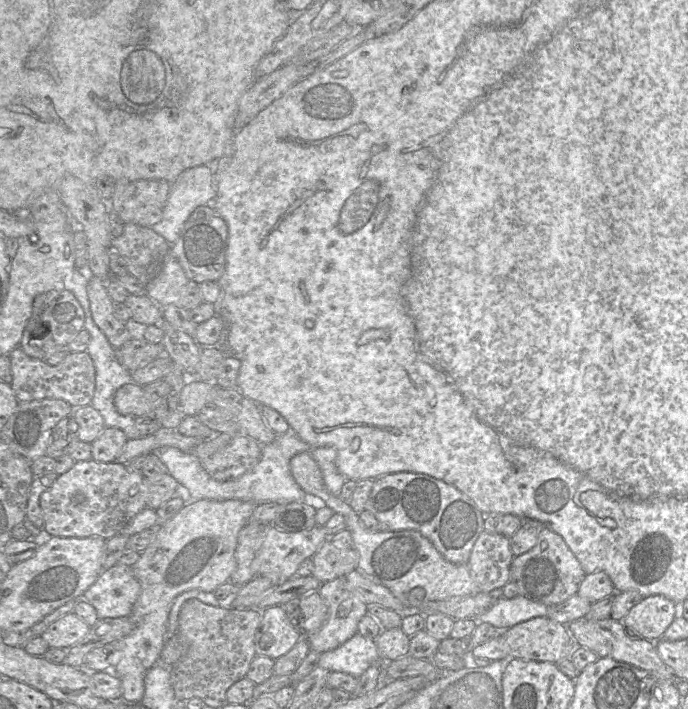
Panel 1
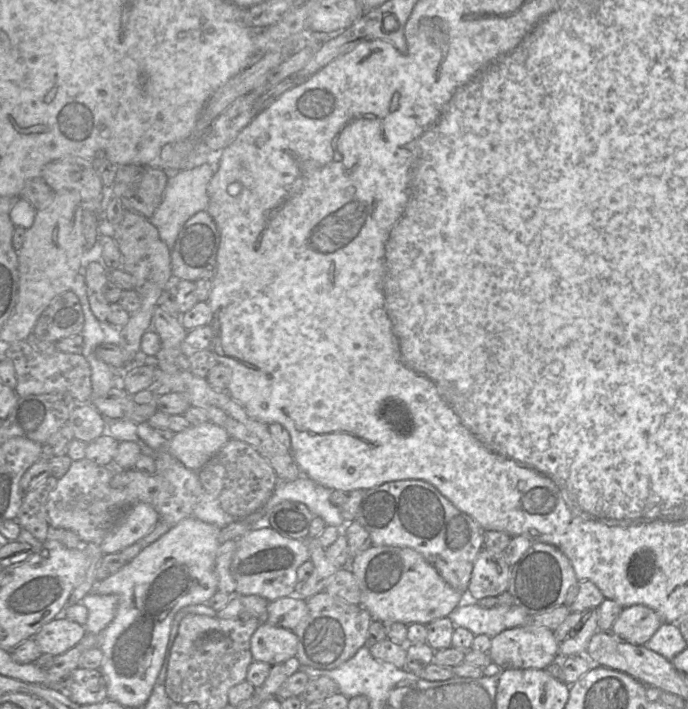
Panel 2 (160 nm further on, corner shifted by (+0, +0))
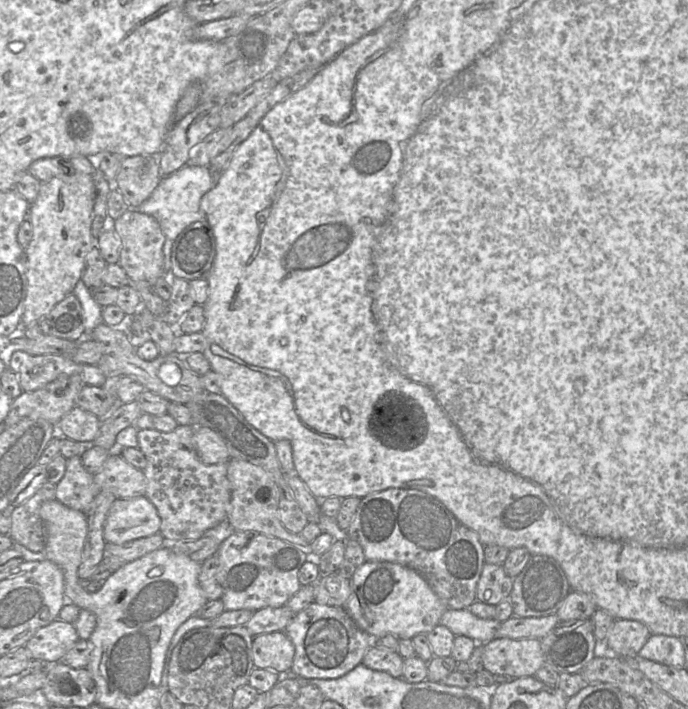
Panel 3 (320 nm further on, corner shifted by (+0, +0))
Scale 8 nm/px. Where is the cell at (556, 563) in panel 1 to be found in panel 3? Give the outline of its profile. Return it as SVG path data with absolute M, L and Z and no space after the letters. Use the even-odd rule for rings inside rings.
M542 554L531 555L525 568L513 578L510 601L514 616L541 617L555 614L570 591L566 573L557 560Z

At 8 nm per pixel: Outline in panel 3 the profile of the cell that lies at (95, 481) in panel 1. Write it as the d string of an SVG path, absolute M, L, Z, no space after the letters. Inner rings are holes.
M74 456L67 459L65 474L56 485L55 499L70 509L86 514L98 494L94 475L85 470L81 458Z

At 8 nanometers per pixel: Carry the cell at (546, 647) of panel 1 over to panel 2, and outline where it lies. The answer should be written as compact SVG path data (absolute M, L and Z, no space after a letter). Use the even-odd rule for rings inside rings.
M523 625L493 637L489 654L502 670L545 669L556 660L558 645L553 630Z

